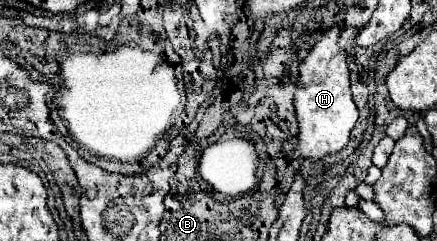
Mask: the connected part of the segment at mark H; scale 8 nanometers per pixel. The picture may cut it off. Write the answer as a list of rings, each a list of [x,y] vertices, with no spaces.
[[[333,27],[321,35],[315,47],[299,65],[299,79],[295,91],[295,117],[299,123],[295,157],[301,159],[321,159],[331,153],[339,153],[351,135],[357,121],[357,105],[351,99],[349,89],[349,69],[345,61],[345,51],[337,43],[339,27]]]

